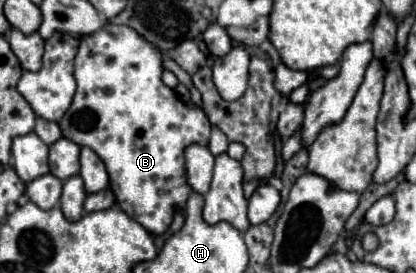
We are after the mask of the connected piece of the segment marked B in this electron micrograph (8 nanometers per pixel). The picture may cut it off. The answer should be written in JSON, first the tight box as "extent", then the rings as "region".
{"extent":[60,23,210,235],"region":[[[106,23],[94,35],[86,35],[80,41],[76,55],[76,95],[70,109],[60,121],[62,135],[80,147],[90,147],[106,165],[110,175],[110,189],[116,195],[116,205],[136,223],[140,223],[152,235],[168,231],[174,213],[184,211],[192,193],[186,181],[186,147],[198,143],[208,145],[210,121],[206,113],[194,105],[182,103],[180,95],[162,83],[162,51],[140,37],[128,25]]]}

